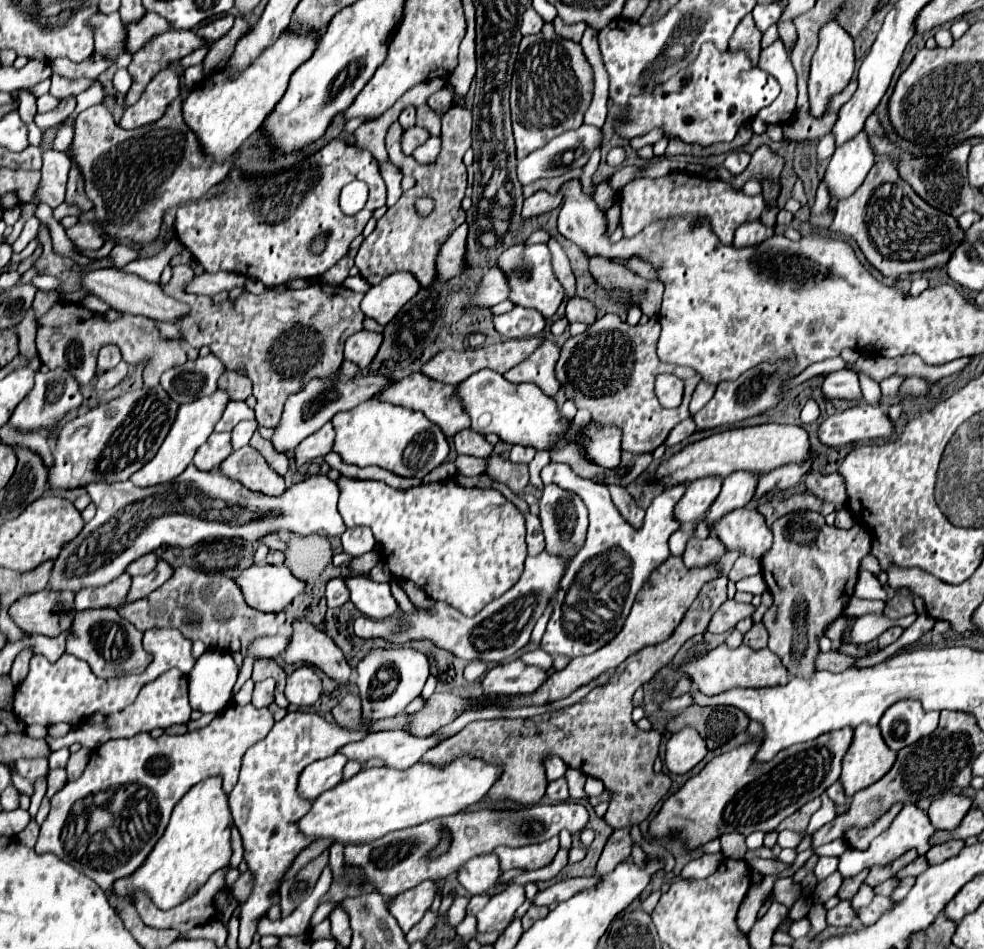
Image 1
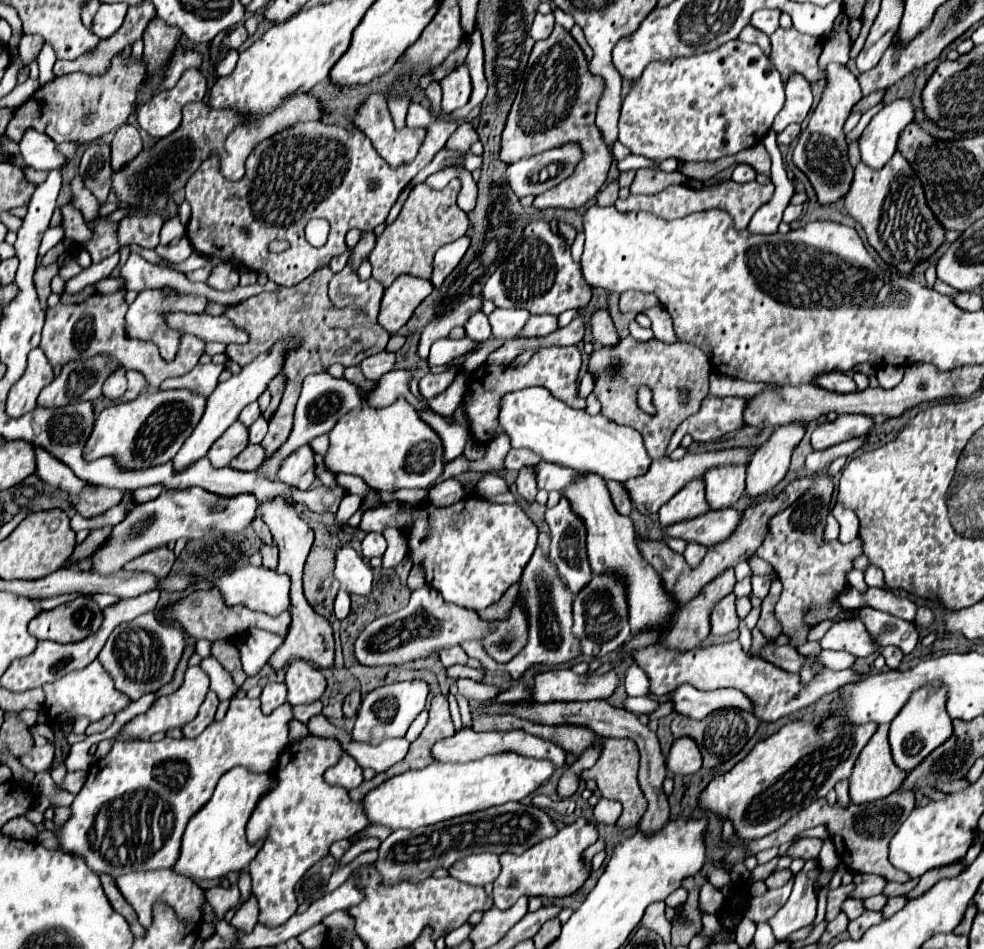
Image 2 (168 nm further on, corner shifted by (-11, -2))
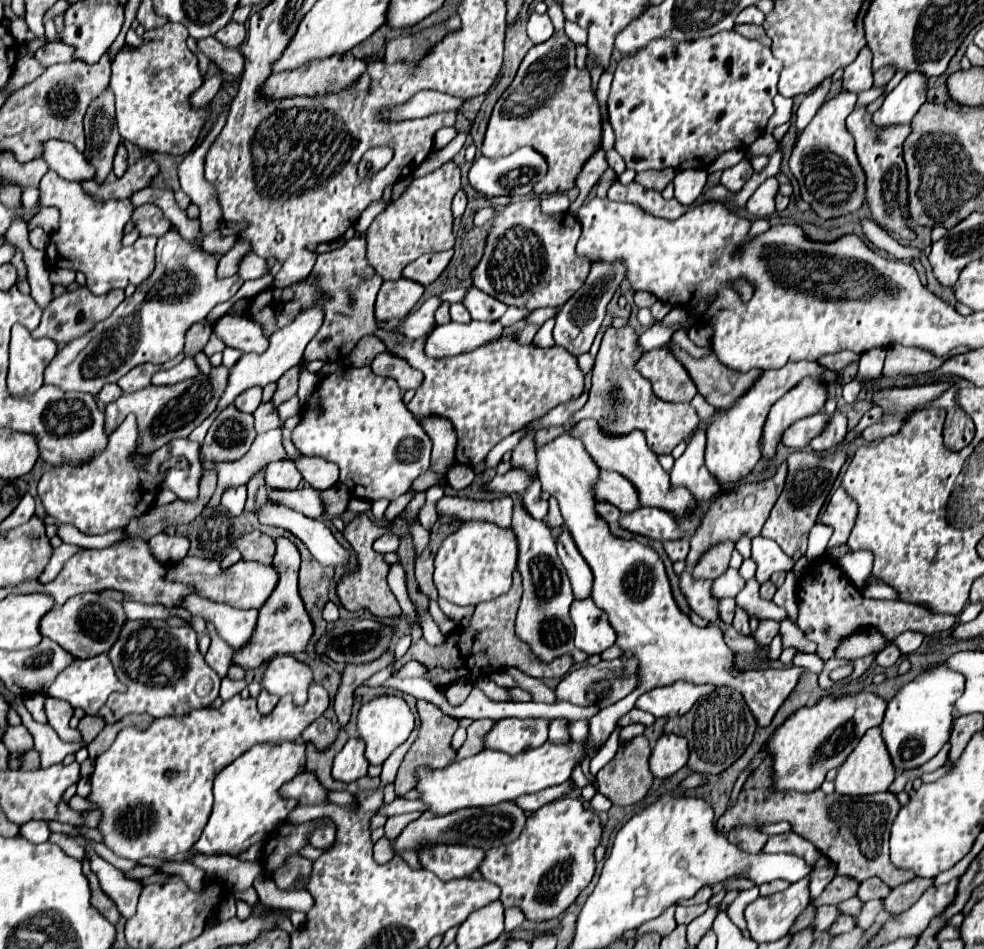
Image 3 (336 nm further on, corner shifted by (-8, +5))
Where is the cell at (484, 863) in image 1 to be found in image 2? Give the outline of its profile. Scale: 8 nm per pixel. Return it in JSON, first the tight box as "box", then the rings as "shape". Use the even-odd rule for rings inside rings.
{"box":[449,853,501,887],"shape":[[[481,853],[481,855],[469,855],[461,861],[457,861],[451,869],[449,875],[467,883],[467,885],[481,885],[485,887],[487,883],[493,883],[497,875],[501,873],[501,863],[497,855]]]}

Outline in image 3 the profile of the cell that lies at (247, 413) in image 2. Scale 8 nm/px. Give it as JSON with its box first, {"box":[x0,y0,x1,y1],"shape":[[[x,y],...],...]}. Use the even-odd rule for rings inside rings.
{"box":[234,388,262,412],"shape":[[[248,388],[234,400],[234,406],[240,408],[242,412],[254,412],[260,406],[260,400],[262,400],[262,388]]]}

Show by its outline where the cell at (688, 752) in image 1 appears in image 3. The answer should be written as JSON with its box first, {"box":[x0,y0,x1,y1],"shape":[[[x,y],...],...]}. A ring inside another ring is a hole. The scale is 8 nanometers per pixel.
{"box":[650,734,688,778],"shape":[[[662,734],[650,756],[650,770],[656,778],[676,774],[688,762],[688,742],[676,734]]]}

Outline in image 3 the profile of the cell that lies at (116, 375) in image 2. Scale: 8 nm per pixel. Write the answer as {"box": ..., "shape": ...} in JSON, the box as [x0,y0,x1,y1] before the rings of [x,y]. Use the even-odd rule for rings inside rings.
{"box":[98,384,122,404],"shape":[[[106,384],[106,386],[102,388],[102,392],[98,394],[98,400],[100,400],[102,404],[110,404],[110,402],[118,400],[120,394],[122,394],[122,390],[118,388],[118,384]]]}

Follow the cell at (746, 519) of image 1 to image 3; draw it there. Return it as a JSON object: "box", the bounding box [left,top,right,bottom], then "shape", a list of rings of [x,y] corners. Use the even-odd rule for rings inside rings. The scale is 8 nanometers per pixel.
{"box":[620,506,702,540],"shape":[[[640,506],[638,510],[624,514],[620,520],[620,528],[646,536],[652,540],[674,540],[674,538],[692,538],[698,524],[700,524],[702,514],[696,514],[688,520],[676,522],[672,514],[660,510],[660,508],[644,508]]]}

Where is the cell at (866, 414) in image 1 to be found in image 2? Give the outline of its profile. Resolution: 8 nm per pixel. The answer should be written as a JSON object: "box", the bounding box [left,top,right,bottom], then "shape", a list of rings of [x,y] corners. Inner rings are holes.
{"box":[811,415,873,449],"shape":[[[839,415],[835,421],[827,421],[819,425],[811,435],[813,449],[827,449],[833,447],[845,439],[857,439],[867,437],[867,433],[873,429],[873,419],[867,415]]]}

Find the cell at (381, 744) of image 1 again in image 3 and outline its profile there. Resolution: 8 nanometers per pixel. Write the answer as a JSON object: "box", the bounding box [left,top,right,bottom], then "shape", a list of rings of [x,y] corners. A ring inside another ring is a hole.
{"box":[486,718,548,754],"shape":[[[504,718],[486,736],[486,748],[506,754],[520,754],[538,748],[548,740],[548,718]]]}

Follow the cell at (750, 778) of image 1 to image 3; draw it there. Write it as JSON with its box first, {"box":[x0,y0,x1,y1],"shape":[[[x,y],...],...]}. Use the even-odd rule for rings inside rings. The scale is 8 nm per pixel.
{"box":[768,692,886,792],"shape":[[[870,692],[850,696],[828,696],[812,708],[800,708],[768,740],[768,754],[774,756],[774,782],[778,790],[810,792],[820,788],[828,770],[838,768],[866,730],[880,726],[886,702]]]}

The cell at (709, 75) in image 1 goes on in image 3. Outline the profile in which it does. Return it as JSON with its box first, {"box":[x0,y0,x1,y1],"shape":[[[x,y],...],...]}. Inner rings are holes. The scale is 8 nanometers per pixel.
{"box":[608,30,782,172],"shape":[[[736,30],[718,32],[692,42],[656,38],[636,54],[622,56],[616,66],[608,94],[608,120],[614,130],[614,148],[624,158],[626,168],[636,172],[708,168],[710,162],[726,150],[748,150],[750,144],[764,134],[768,118],[774,114],[772,98],[778,94],[776,84],[780,70],[782,62],[772,56],[770,48],[740,36]]]}

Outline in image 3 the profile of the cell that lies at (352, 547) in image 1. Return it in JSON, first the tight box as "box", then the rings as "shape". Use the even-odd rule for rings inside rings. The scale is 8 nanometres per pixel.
{"box":[374,534,400,554],"shape":[[[384,534],[374,542],[374,550],[380,554],[398,552],[398,546],[400,546],[400,538],[396,534]]]}

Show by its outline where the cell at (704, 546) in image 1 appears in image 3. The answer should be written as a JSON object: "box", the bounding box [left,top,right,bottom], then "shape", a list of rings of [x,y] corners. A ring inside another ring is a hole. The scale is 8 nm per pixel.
{"box":[664,538,690,562],"shape":[[[682,538],[682,540],[668,540],[668,542],[664,542],[664,550],[666,550],[666,554],[668,554],[668,558],[670,558],[672,562],[686,560],[686,556],[688,556],[688,548],[690,548],[688,538]]]}

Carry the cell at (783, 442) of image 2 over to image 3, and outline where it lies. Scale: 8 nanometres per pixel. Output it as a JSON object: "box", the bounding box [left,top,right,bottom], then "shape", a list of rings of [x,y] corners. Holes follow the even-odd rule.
{"box":[762,378,828,458],"shape":[[[806,378],[796,384],[788,394],[784,394],[770,410],[764,436],[762,436],[762,456],[770,458],[780,444],[782,432],[796,420],[804,416],[818,414],[824,408],[828,388],[820,378]]]}

